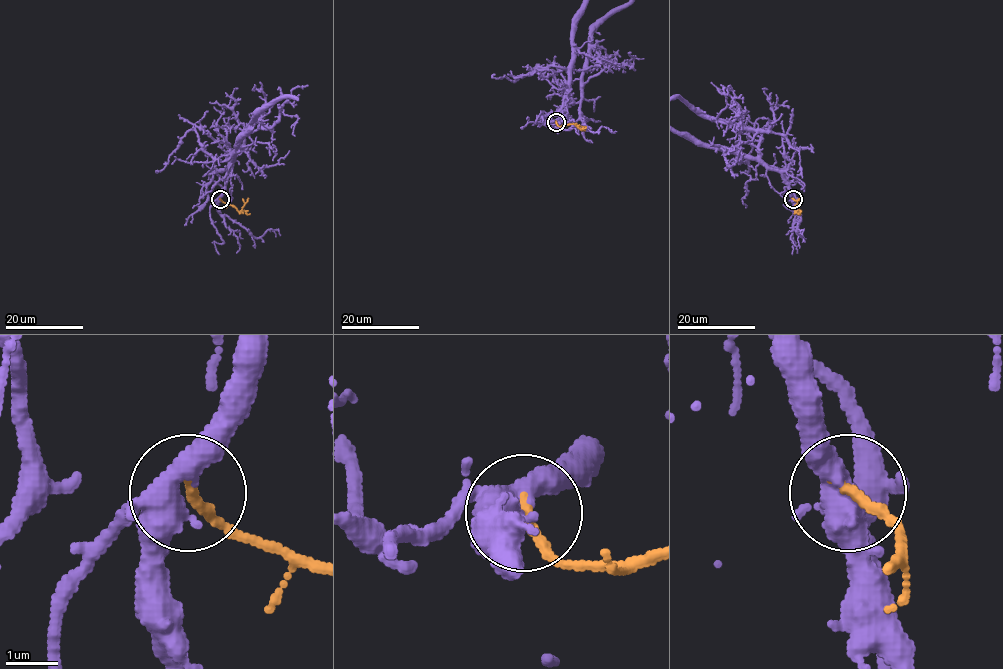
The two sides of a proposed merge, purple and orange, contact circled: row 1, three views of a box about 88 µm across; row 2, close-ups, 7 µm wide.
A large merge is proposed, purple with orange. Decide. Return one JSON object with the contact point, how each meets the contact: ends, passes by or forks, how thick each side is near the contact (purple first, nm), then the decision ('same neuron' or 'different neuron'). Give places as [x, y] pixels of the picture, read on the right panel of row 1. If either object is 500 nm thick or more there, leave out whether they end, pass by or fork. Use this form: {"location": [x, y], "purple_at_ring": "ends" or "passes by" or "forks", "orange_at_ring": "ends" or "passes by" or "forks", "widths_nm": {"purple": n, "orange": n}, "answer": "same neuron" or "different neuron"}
{"location": [793, 199], "purple_at_ring": "forks", "orange_at_ring": "ends", "widths_nm": {"purple": 440, "orange": 220}, "answer": "same neuron"}

